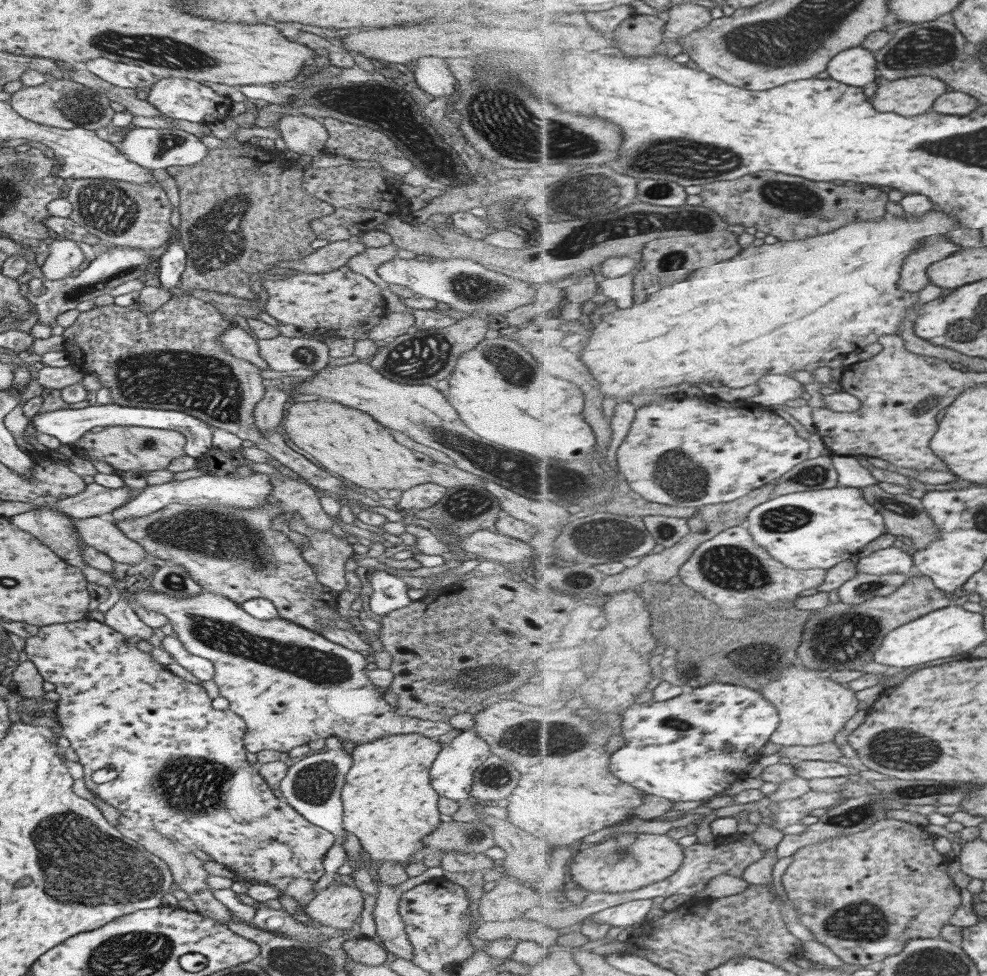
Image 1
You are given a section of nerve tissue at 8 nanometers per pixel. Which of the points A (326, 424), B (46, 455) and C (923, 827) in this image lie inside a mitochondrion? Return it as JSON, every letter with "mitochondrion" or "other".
{"A":"other","B":"other","C":"other"}

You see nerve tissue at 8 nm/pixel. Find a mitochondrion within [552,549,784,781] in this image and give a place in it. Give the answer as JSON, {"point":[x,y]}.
{"point":[677,725]}

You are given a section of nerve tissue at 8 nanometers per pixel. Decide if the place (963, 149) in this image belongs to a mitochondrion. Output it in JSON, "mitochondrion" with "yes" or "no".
{"mitochondrion":"yes"}

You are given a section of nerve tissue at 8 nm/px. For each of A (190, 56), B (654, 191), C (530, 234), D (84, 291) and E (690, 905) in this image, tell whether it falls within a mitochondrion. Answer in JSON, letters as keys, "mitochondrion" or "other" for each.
{"A":"mitochondrion","B":"mitochondrion","C":"other","D":"mitochondrion","E":"other"}

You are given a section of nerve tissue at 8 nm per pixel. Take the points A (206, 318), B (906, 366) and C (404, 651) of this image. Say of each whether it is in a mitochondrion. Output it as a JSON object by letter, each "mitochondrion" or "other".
{"A":"other","B":"other","C":"other"}

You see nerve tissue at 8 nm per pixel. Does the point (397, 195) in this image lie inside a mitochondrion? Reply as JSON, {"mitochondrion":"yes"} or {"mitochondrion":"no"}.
{"mitochondrion":"no"}

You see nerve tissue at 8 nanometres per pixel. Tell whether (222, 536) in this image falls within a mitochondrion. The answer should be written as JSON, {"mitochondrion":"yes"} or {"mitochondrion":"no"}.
{"mitochondrion":"yes"}

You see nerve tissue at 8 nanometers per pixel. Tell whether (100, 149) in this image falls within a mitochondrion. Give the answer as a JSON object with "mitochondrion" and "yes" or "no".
{"mitochondrion":"no"}

